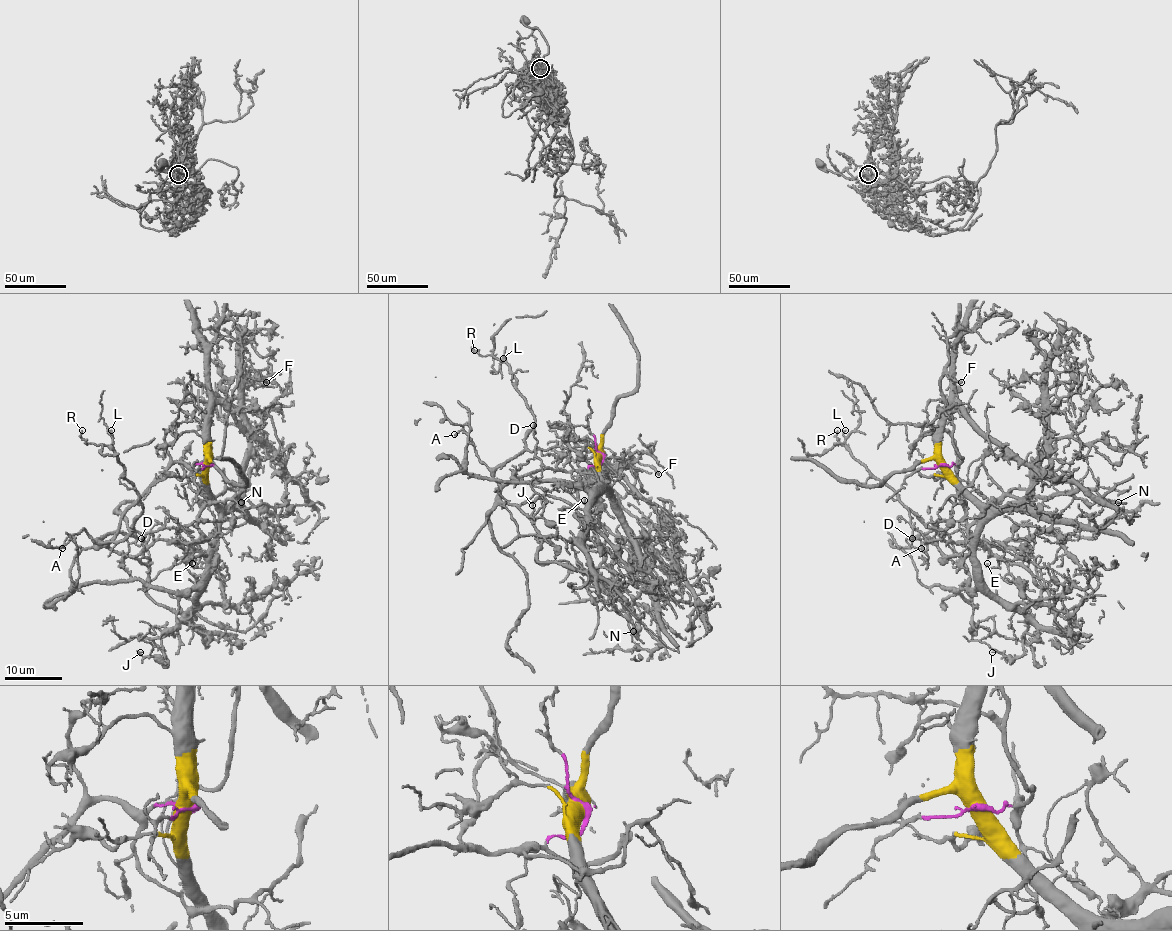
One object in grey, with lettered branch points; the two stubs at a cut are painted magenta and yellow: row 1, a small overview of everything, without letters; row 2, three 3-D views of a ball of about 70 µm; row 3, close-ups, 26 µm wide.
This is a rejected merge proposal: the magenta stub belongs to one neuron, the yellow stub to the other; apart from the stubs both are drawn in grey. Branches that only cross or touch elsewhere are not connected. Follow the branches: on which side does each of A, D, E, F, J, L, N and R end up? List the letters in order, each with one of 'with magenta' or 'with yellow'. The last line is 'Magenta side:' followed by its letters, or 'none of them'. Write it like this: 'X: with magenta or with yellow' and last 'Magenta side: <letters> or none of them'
A: with magenta
D: with magenta
E: with magenta
F: with magenta
J: with yellow
L: with magenta
N: with yellow
R: with magenta
Magenta side: A, D, E, F, L, R

